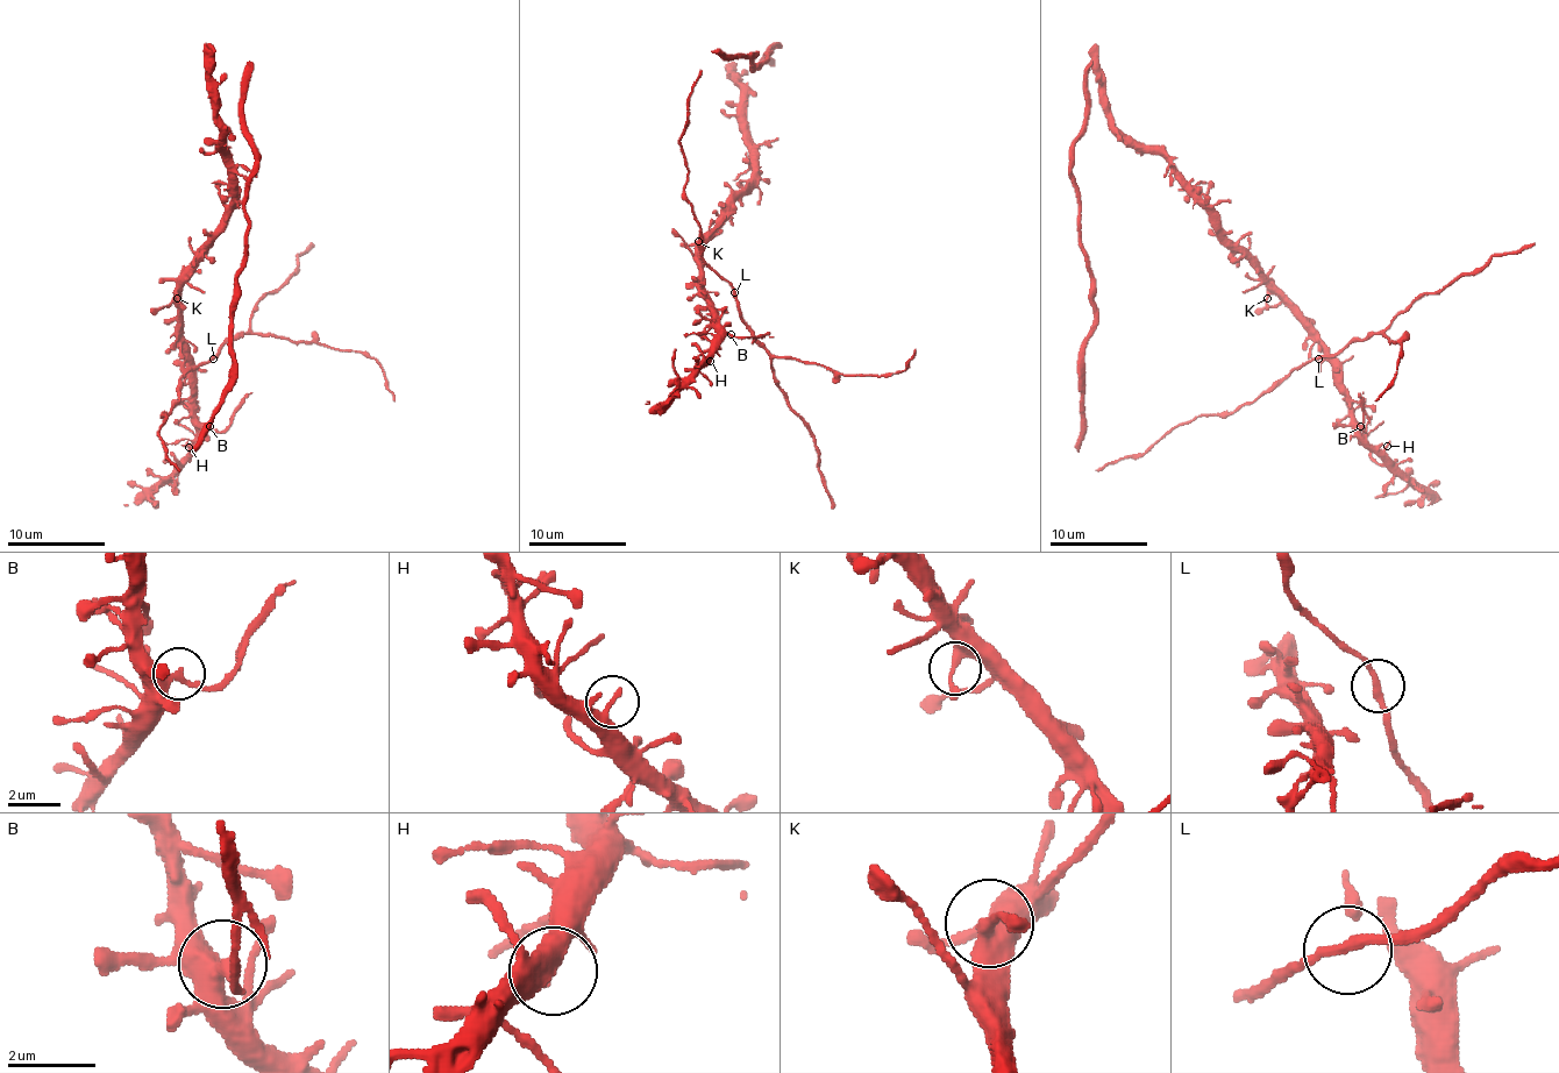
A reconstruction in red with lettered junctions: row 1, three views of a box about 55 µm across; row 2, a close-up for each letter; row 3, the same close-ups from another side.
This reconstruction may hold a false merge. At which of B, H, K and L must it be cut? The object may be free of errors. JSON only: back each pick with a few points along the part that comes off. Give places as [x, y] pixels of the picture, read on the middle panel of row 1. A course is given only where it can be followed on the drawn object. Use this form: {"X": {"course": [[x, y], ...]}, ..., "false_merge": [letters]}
{"B": {"course": [[730, 334], [774, 336]]}, "false_merge": ["B"]}

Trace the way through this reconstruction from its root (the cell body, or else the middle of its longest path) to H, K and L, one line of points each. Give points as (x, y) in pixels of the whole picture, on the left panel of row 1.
H: (230, 167), (226, 227), (182, 283), (182, 352), (189, 369), (197, 430), (197, 441), (189, 447)
K: (230, 167), (228, 225), (189, 267), (186, 278), (177, 288), (177, 298)
L: (230, 167), (230, 210), (226, 215), (226, 227), (182, 283), (182, 334), (197, 352), (213, 359)

